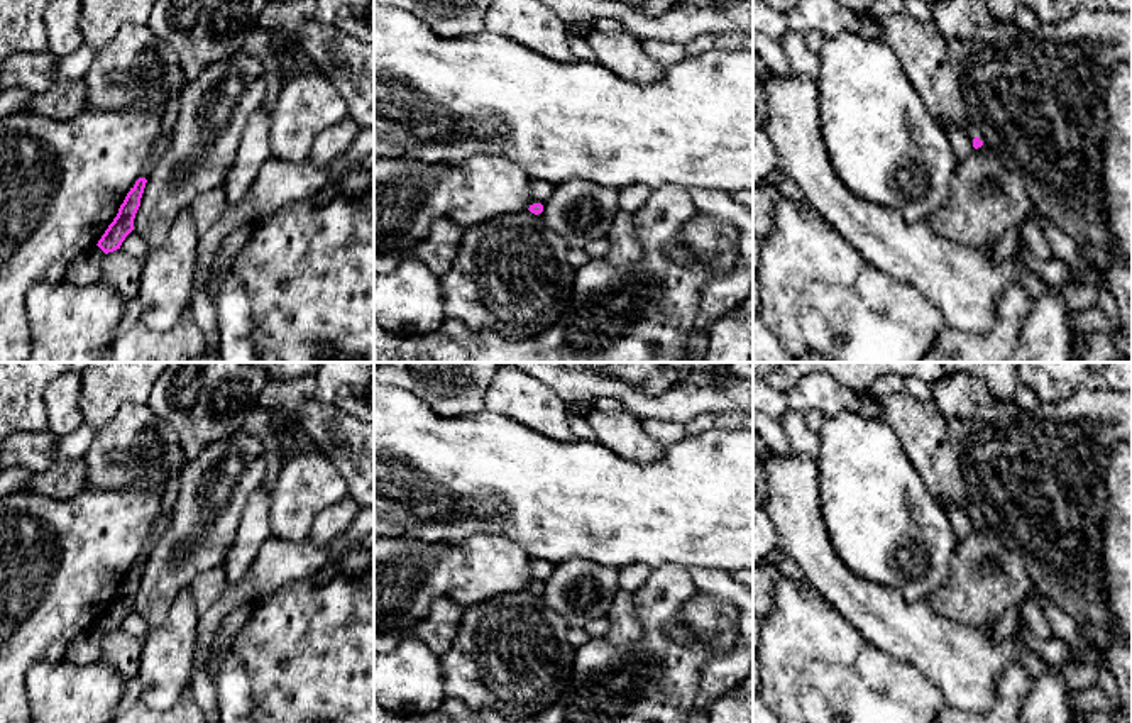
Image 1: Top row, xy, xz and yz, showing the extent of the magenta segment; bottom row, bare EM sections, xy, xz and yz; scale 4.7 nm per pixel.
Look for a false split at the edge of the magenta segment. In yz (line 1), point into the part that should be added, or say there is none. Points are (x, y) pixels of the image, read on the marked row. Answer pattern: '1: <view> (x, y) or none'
1: yz (972, 127)

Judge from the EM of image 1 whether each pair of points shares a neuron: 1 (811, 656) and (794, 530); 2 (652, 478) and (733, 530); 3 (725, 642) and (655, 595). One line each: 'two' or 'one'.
1: two
2: one
3: two

